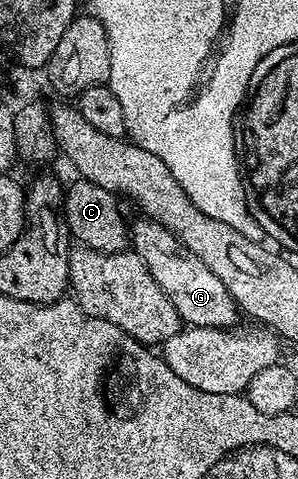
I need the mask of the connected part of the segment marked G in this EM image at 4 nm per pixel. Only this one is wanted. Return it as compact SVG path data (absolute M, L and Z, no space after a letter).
M135 217L135 221L131 220L128 225L132 252L140 255L144 267L148 267L152 279L168 296L182 322L190 327L235 328L239 324L240 310L224 283L220 283L220 279L216 279L216 275L212 275L212 271L208 271L208 267L204 267L204 263L200 263L200 259L172 235L172 231L150 217Z

